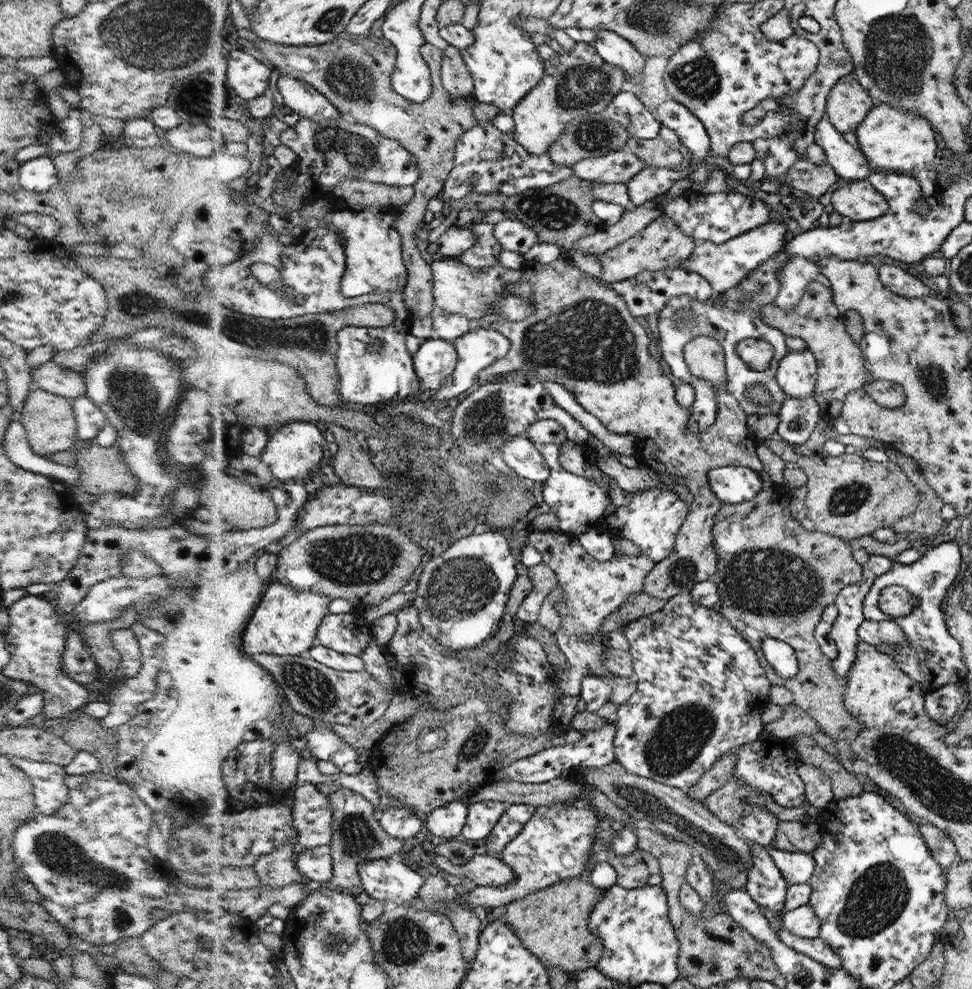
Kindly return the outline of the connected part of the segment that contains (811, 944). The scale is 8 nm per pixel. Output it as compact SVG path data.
M780 928L775 931L779 934L779 939L784 944L791 946L793 949L806 956L812 957L812 960L820 961L820 964L828 968L838 968L841 966L842 959L838 953L820 936L802 938L789 933L786 929Z

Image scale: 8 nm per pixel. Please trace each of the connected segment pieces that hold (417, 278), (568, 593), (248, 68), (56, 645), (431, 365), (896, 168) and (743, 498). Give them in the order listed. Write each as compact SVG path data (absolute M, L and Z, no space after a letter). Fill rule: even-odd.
M370 35L349 39L348 36L340 36L331 43L310 46L278 44L258 36L246 39L255 44L250 48L262 52L278 68L277 71L309 82L330 99L344 115L368 124L384 136L399 140L418 156L423 176L415 184L417 195L409 205L402 208L402 214L397 220L398 228L403 233L405 260L409 268L409 283L404 292L414 321L436 315L439 309L435 300L435 272L433 265L426 262L422 250L418 248L416 236L423 233L418 227L425 226L428 202L445 190L447 180L455 170L460 137L480 123L472 115L476 100L471 96L452 95L443 83L445 50L435 44L424 44L422 56L430 66L434 92L427 102L416 103L396 92L392 75L399 62L399 48L386 37Z
M533 531L529 533L528 542L543 556L545 565L548 564L548 554L551 552L550 566L559 586L563 588L563 602L558 606L559 612L563 613L563 622L555 634L557 645L566 655L570 668L559 674L559 690L555 700L579 696L582 679L587 676L601 677L610 683L616 675L604 668L609 653L608 635L598 634L600 624L611 612L617 611L626 599L643 591L645 577L656 562L643 552L639 556L616 554L614 558L602 562L593 559L583 549L577 536L562 532ZM592 635L594 639L586 641L586 638L592 638Z
M238 48L229 56L228 78L239 95L252 102L267 95L272 84L272 68L255 58L252 51Z
M24 595L20 600L9 606L9 617L10 626L8 631L5 632L5 639L11 657L9 663L2 670L3 675L38 686L39 691L44 695L43 712L45 714L45 724L75 715L78 709L86 708L88 706L88 690L84 688L83 684L68 676L63 669L63 652L67 643L67 625L62 615L57 613L56 606L43 599L40 595Z
M428 339L414 355L414 363L423 388L434 392L442 388L459 367L459 349L452 341Z
M877 104L866 116L855 132L859 142L859 150L867 157L869 165L879 171L902 173L902 170L914 170L918 166L920 172L911 172L921 193L929 197L936 191L938 164L932 164L936 158L936 136L932 132L930 121L918 112L909 112L888 104ZM928 164L928 168L924 168Z
M724 466L710 471L710 485L724 504L746 503L762 490L762 480L747 466Z

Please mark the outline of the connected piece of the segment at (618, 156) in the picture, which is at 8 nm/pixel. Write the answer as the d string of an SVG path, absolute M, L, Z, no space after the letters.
M627 148L608 152L607 155L579 160L571 165L573 176L600 183L627 183L646 168L646 161Z

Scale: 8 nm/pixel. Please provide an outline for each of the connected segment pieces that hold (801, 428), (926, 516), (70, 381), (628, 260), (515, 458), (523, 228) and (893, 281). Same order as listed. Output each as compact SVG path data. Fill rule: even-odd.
M787 396L782 403L779 426L776 432L791 446L804 445L816 428L816 423L825 415L812 396L792 398Z
M921 492L921 500L916 510L910 516L895 522L892 528L899 535L918 532L922 539L929 541L945 527L946 520L941 515L943 503L934 492Z
M49 361L38 366L34 372L31 372L31 378L34 380L34 387L43 388L67 399L86 395L83 376L74 370L58 366L56 362Z
M663 212L638 234L599 255L603 268L600 277L608 283L620 282L638 276L644 271L654 272L660 269L682 268L679 264L684 259L690 259L698 243L698 240L685 233L671 217L666 216Z
M515 435L500 448L504 462L527 482L544 485L551 476L547 461L537 446L525 435Z
M504 219L494 228L495 239L503 250L524 255L539 242L538 233L527 224L518 220Z
M882 265L879 268L879 277L897 296L922 298L934 294L920 279L912 275L912 272L894 265Z

